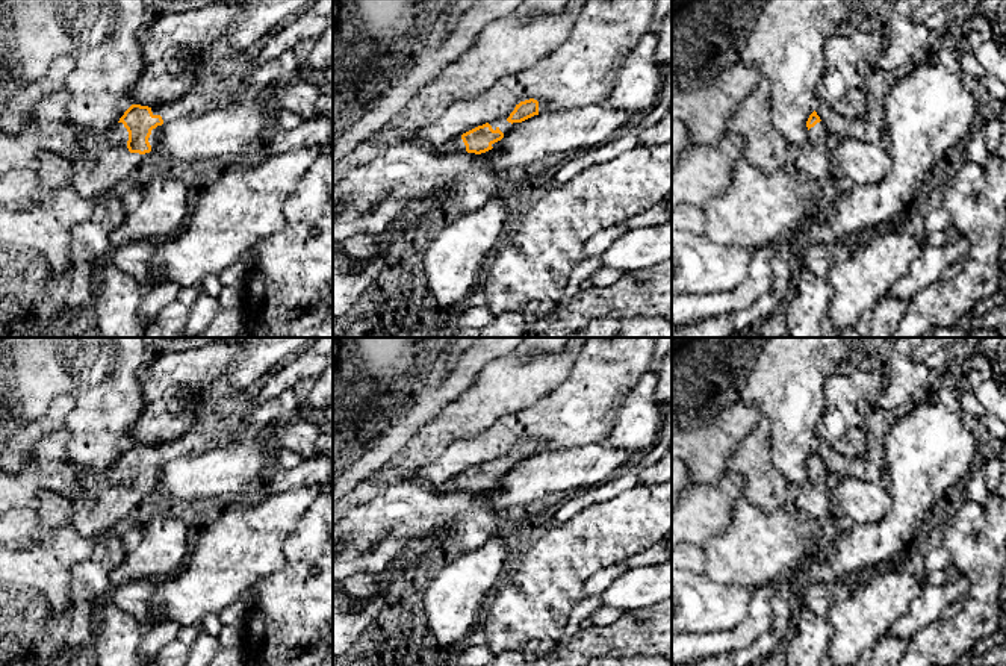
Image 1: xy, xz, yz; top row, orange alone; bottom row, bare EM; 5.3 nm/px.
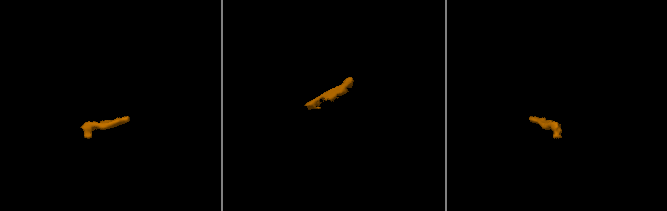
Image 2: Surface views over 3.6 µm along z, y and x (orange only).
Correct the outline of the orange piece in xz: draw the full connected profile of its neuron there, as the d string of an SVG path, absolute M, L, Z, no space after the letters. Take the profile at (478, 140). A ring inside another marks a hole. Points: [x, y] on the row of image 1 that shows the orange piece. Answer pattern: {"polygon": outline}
{"polygon": "M534 98L520 101L507 120L478 126L461 136L452 139L436 153L467 151L481 154L496 148L522 121L539 115L539 101Z"}

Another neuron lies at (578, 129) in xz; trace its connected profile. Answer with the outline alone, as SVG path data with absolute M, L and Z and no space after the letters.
M585 104L539 114L522 123L496 147L480 156L495 174L528 166L549 154L584 151L607 144L626 129L631 112Z

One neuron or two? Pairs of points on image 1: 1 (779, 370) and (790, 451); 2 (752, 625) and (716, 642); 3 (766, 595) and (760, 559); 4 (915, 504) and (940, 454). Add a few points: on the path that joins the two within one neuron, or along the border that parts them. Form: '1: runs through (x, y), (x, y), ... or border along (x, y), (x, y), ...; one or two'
1: runs through (788, 389), (790, 432); one
2: runs through (743, 634), (725, 642); one
3: border along (770, 583), (752, 591); two
4: runs through (915, 492), (917, 479), (928, 466); one

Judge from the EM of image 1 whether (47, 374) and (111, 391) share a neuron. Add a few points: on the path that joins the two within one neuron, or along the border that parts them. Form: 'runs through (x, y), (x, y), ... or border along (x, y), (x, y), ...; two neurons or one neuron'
runs through (62, 374), (71, 383), (96, 383); one neuron

